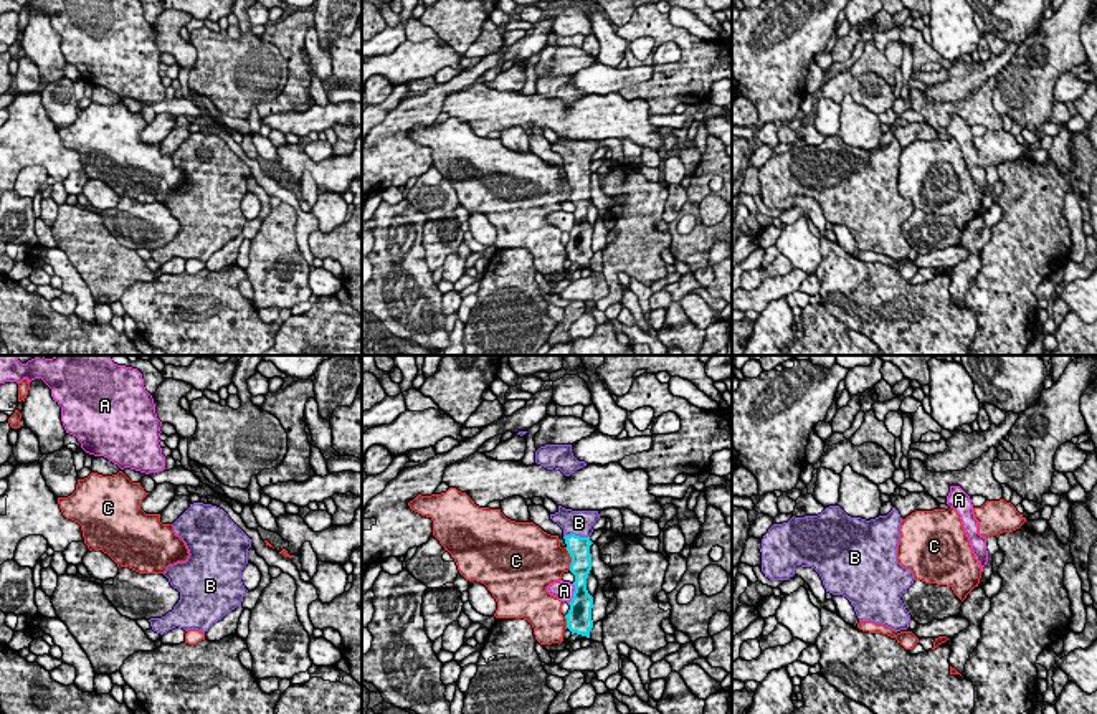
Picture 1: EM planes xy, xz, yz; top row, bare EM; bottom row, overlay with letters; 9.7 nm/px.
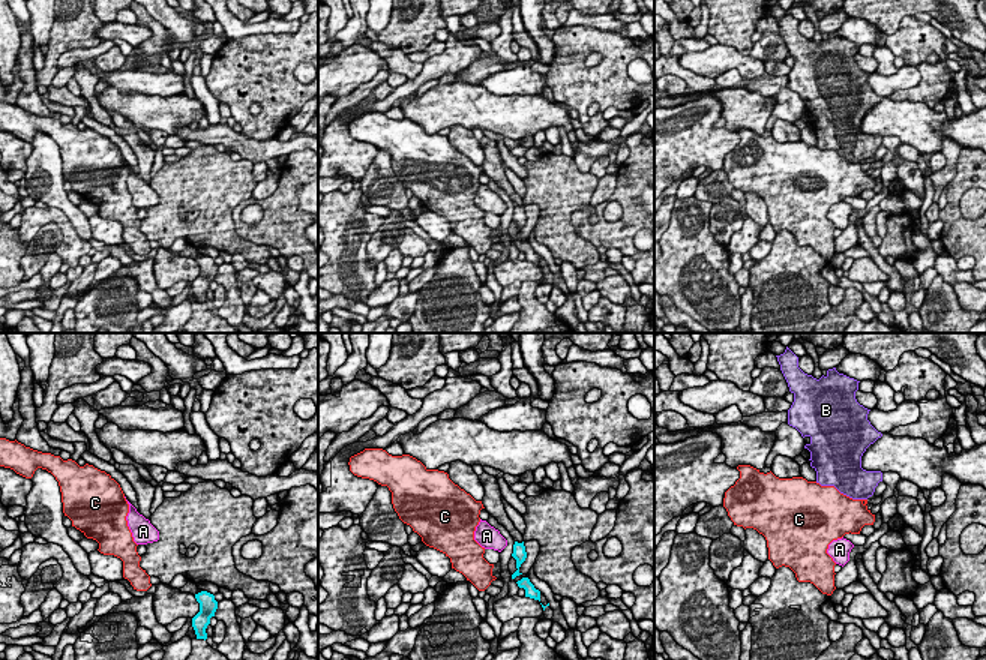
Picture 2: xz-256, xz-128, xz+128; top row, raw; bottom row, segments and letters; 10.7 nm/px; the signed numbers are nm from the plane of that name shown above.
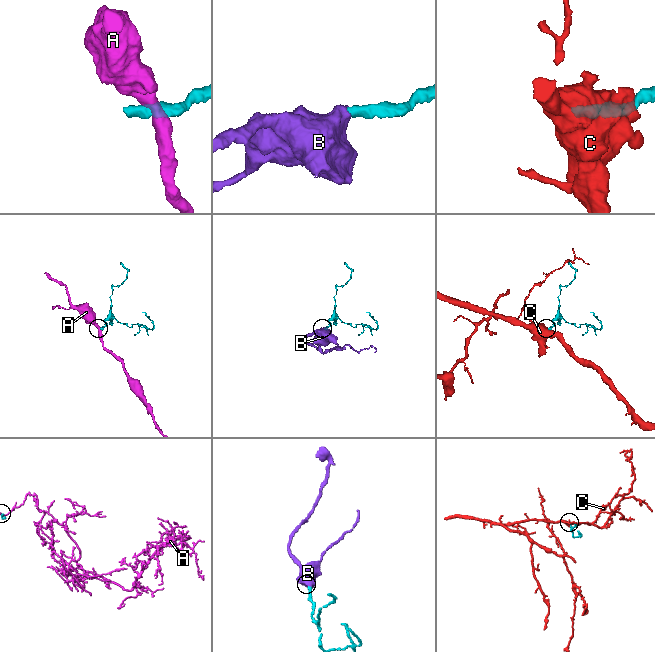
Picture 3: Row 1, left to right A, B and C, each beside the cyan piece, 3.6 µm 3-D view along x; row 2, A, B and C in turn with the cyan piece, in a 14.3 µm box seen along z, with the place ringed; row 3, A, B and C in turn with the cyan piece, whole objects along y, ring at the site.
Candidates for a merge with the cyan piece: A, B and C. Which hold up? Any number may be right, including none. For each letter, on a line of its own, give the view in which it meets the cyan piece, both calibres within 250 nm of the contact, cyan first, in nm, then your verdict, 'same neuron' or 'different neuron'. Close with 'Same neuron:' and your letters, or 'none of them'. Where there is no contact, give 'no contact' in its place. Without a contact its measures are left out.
A: meets cyan in xz; 260 nm thick on the cyan side, 190 nm on the other; different neuron
B: meets cyan in xz; 220 nm thick on the cyan side, 240 nm on the other; same neuron
C: meets cyan in xz; 220 nm thick on the cyan side, 380 nm on the other; different neuron
Same neuron: B

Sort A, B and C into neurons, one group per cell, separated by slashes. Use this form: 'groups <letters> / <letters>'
groups A / B / C

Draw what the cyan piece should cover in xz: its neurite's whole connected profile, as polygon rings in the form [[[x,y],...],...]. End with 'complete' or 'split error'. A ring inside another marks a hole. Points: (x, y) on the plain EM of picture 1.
[[[558,136],[550,149],[563,159],[567,180],[572,187],[570,202],[575,205],[575,221],[565,245],[567,258],[577,264],[590,268],[593,258],[591,238],[593,226],[586,220],[586,208],[591,200],[590,165],[591,155],[600,149],[598,140],[572,140]]] | split error

